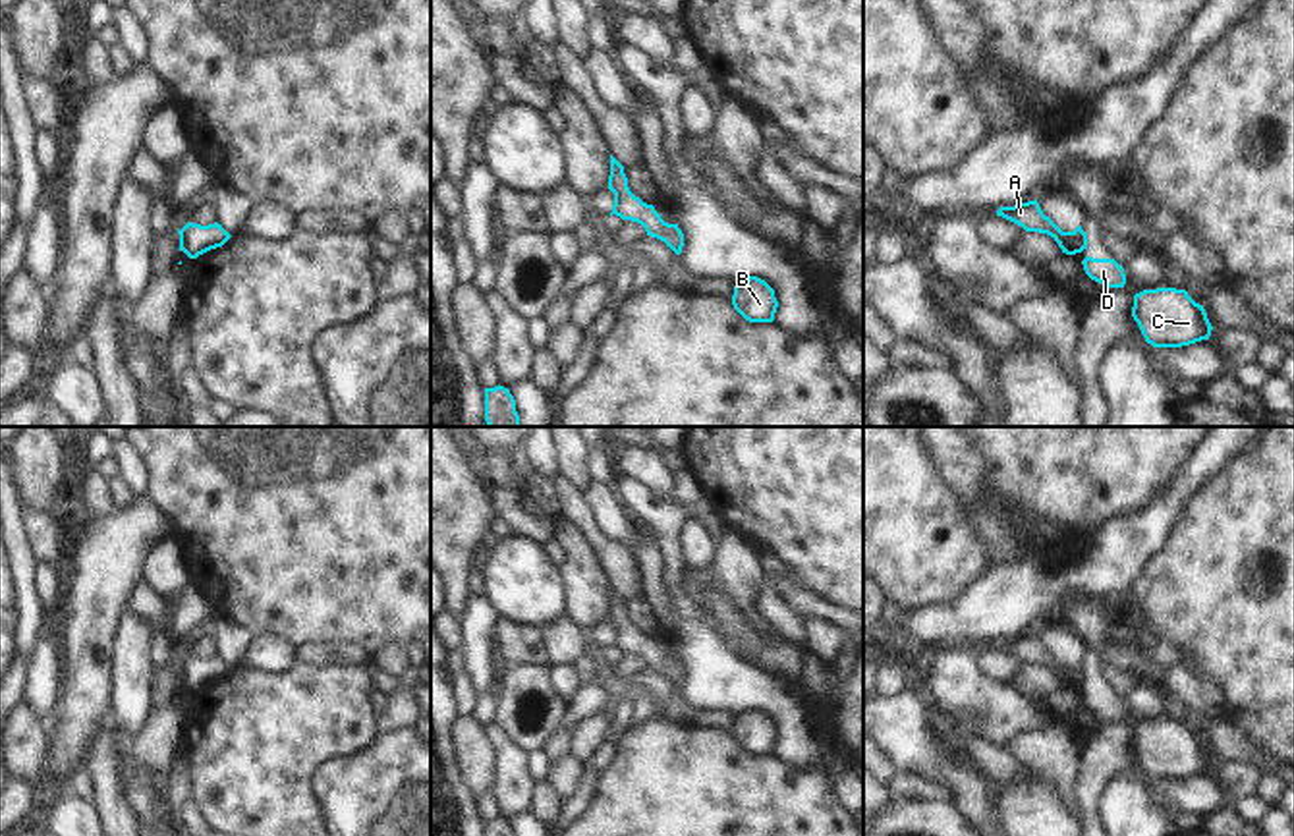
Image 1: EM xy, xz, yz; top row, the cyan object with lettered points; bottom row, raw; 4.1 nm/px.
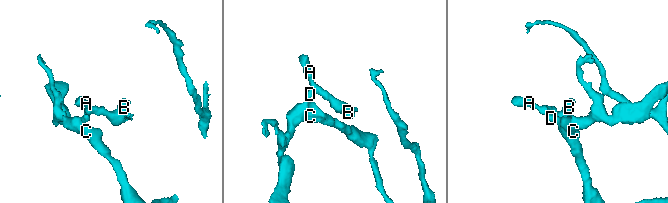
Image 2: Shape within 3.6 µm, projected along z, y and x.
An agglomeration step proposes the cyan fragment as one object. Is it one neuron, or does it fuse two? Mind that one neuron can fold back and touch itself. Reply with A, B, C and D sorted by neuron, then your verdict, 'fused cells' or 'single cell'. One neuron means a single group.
A B / C D; fused cells

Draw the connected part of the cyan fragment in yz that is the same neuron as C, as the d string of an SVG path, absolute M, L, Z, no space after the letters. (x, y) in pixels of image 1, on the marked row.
M1157 288L1134 295L1132 317L1153 348L1182 348L1209 340L1211 322L1203 305L1186 290Z

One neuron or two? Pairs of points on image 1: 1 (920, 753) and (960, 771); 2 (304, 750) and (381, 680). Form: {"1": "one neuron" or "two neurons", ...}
{"1": "one neuron", "2": "two neurons"}

